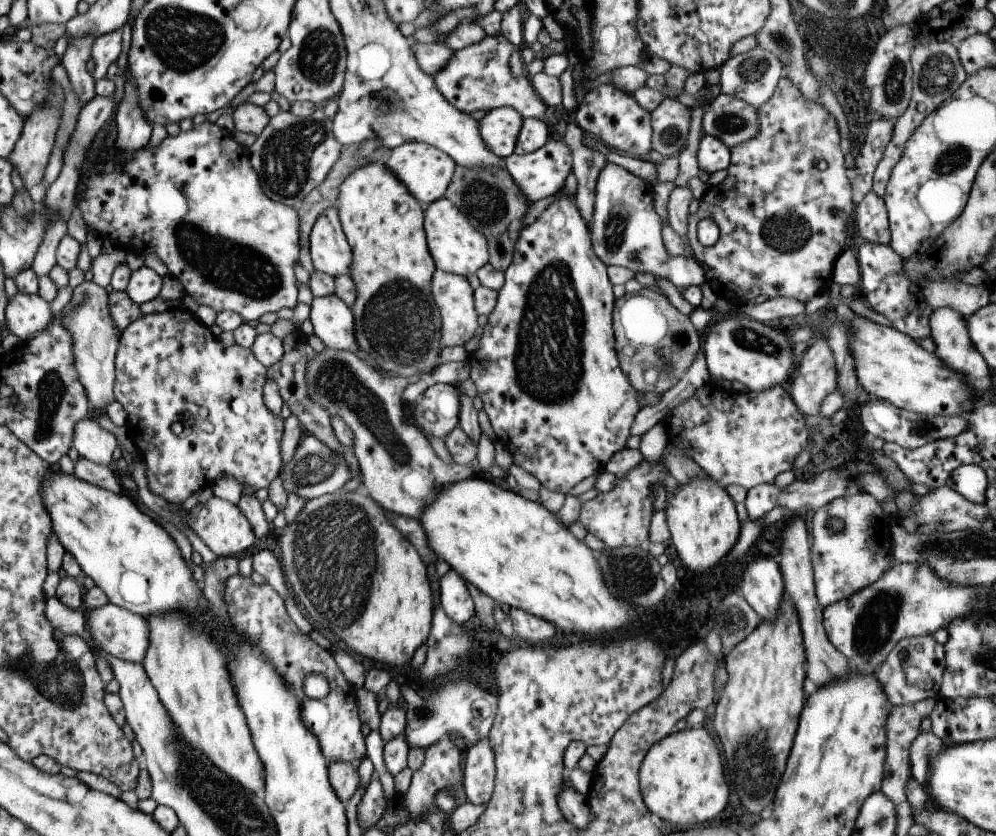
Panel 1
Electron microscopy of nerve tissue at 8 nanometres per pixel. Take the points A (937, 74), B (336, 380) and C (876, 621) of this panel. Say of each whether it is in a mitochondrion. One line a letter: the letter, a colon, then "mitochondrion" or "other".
A: mitochondrion
B: mitochondrion
C: mitochondrion

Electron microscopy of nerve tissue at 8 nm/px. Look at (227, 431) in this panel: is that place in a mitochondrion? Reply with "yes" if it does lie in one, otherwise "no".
no

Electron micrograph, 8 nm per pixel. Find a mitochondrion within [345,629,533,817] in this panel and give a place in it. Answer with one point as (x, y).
(429, 710)

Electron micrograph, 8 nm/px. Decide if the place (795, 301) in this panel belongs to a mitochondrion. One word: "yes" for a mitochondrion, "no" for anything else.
no

